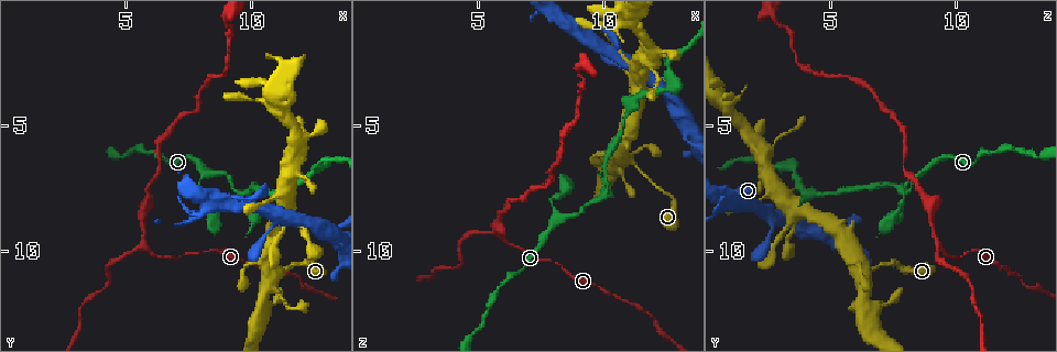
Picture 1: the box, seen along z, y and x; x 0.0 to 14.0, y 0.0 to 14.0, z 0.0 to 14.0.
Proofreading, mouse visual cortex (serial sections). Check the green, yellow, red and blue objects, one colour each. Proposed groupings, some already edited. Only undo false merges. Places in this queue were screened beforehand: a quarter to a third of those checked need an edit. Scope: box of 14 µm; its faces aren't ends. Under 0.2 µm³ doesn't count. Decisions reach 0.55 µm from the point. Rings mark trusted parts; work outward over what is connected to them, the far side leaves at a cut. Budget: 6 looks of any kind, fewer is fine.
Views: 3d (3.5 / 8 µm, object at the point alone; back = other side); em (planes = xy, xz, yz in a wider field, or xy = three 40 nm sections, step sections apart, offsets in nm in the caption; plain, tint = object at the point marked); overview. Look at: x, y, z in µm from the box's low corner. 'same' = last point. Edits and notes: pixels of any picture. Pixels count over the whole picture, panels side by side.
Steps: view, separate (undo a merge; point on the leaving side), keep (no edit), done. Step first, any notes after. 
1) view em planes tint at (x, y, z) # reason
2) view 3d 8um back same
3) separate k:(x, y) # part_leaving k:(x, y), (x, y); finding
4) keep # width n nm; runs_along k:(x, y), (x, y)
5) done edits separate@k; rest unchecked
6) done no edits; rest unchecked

view 3d 8um at (9.6, 7.7, 8.0) # sharp bend

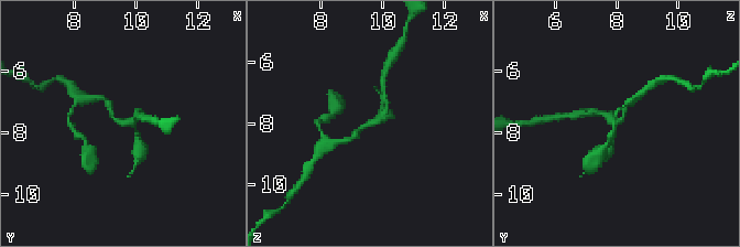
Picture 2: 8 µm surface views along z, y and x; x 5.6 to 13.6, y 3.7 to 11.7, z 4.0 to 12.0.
view 3d 3.5um at (9.5, 7.7, 8.0)

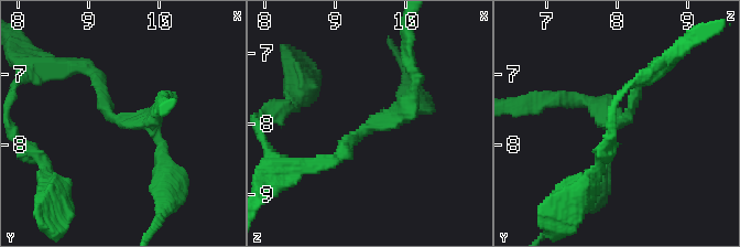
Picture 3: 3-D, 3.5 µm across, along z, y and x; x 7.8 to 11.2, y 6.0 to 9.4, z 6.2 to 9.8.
view em planes tint at (9.55, 7.75, 8.05)

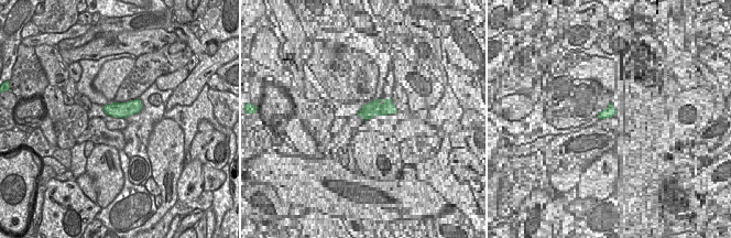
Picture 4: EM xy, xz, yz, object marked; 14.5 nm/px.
keep # runs_along 3:(335, 159), (412, 105), (415, 85); all the same cell

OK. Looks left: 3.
view 3d 3.5um at (7.4, 10.0, 10.4) # thin neck

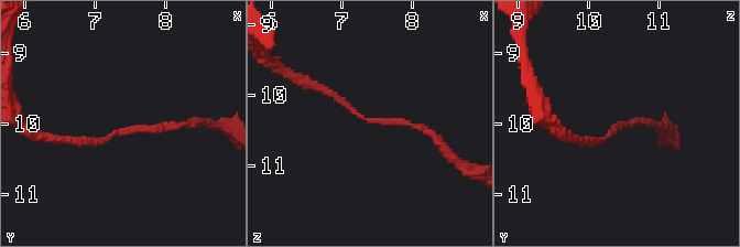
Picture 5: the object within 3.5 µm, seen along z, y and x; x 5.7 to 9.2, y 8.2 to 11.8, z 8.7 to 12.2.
view em xy step 2 tint at (7.40, 10.10, 10.35) # need the tissue

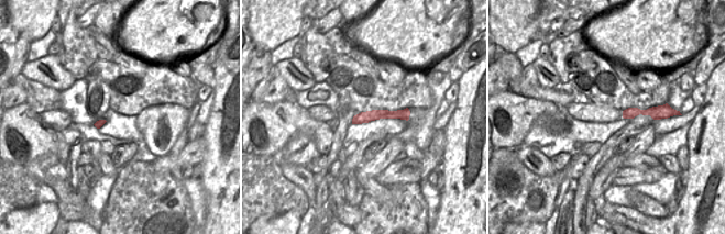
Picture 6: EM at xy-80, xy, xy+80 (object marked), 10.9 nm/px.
keep # width 120 nm; runs_along 6:(406, 111), (354, 121); all the same cell

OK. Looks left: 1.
done no edits; rest unchecked

